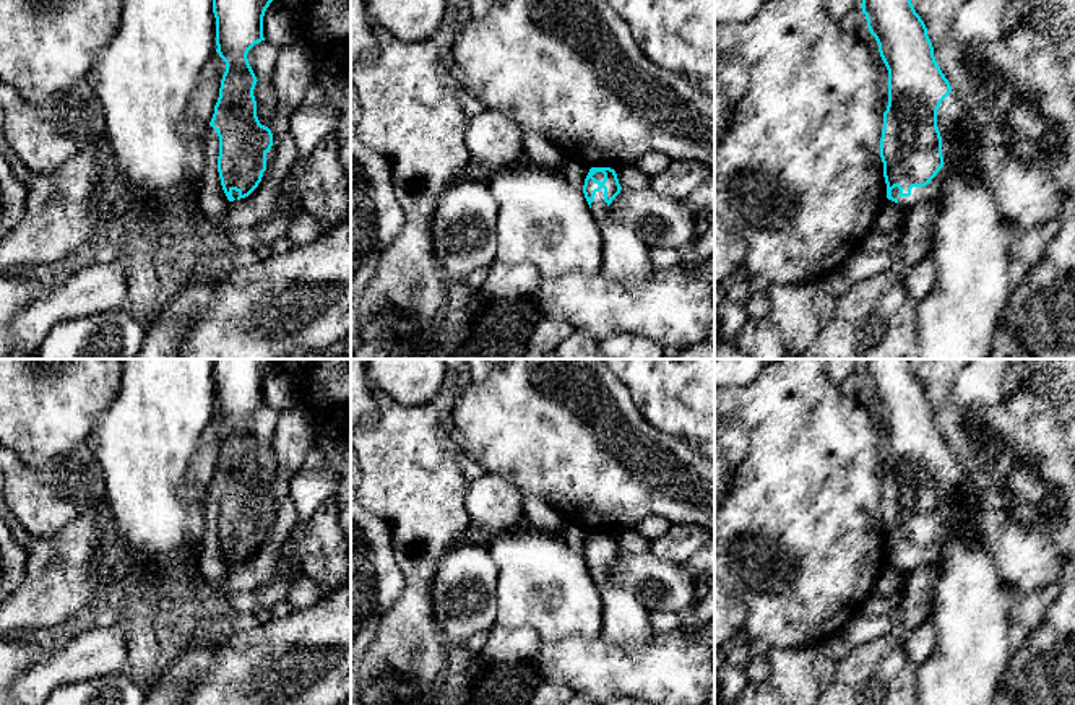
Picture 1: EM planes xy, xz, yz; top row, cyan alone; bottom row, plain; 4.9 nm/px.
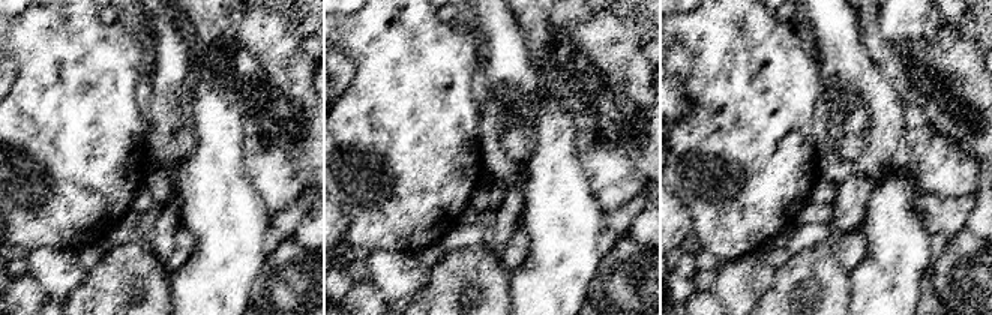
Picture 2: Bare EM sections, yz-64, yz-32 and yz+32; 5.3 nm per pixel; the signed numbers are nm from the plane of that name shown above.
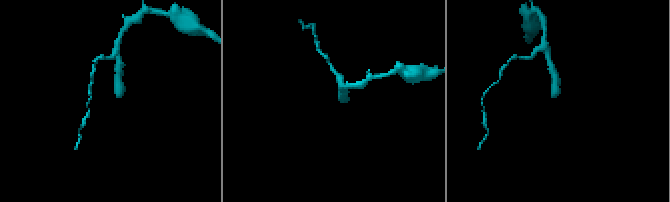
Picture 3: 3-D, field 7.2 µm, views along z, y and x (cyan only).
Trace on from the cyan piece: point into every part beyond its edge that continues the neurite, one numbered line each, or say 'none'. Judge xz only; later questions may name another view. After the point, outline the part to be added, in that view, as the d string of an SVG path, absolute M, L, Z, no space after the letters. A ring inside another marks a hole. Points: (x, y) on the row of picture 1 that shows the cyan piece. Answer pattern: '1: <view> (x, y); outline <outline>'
1: xz (626, 257); outline M604 188L596 192L591 213L602 234L601 273L622 283L640 283L650 278L656 271L650 260L650 247L632 227L609 218Z

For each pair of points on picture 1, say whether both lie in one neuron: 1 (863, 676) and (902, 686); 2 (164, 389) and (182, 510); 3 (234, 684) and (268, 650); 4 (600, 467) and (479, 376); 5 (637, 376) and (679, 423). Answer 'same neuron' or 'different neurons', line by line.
1: same neuron
2: same neuron
3: same neuron
4: different neurons
5: same neuron

